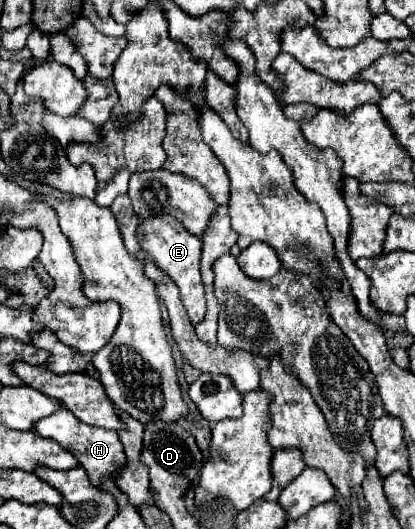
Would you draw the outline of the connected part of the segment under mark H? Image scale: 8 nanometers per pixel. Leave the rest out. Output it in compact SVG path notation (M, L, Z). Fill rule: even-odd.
M60 408L56 414L40 420L36 424L36 432L44 438L58 440L62 446L66 446L78 458L80 466L88 472L92 484L96 484L96 486L100 486L104 480L114 480L116 474L122 468L126 468L126 454L124 454L124 446L122 446L118 434L112 430L102 430L102 428L80 422L66 408Z

